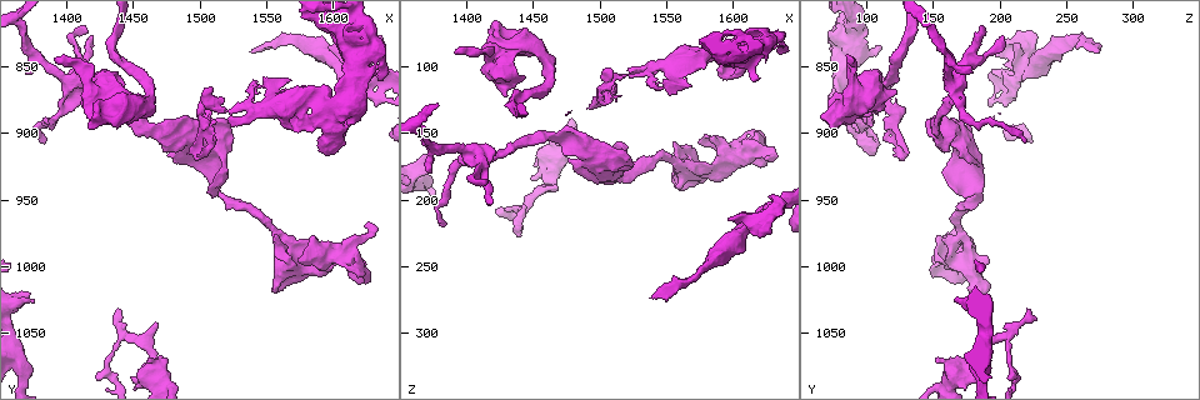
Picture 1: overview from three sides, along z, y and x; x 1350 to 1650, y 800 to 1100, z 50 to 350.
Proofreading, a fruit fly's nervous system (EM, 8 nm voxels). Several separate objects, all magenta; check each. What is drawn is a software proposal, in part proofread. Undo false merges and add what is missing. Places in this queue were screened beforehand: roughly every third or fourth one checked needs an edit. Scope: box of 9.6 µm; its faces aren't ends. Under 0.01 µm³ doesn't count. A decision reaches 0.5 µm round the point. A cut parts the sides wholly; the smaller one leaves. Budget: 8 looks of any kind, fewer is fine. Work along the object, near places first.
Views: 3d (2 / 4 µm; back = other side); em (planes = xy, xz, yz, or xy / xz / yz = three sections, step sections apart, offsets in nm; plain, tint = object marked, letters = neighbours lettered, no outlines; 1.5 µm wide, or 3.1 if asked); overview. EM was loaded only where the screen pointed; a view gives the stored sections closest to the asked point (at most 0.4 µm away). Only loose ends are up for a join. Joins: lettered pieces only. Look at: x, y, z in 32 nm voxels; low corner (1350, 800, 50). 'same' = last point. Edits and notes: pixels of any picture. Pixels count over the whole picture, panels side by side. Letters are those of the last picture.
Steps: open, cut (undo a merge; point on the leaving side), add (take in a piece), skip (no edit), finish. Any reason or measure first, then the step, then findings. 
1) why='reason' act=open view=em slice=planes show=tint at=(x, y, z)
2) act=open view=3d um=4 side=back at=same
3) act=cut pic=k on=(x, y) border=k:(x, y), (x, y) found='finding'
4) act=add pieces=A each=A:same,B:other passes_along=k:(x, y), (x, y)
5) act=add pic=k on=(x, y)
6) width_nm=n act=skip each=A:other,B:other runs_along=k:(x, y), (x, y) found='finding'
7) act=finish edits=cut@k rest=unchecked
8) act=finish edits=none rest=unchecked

why='branch stops here' act=open view=em slice=xz step=4 show=tint at=(1392, 842, 88)

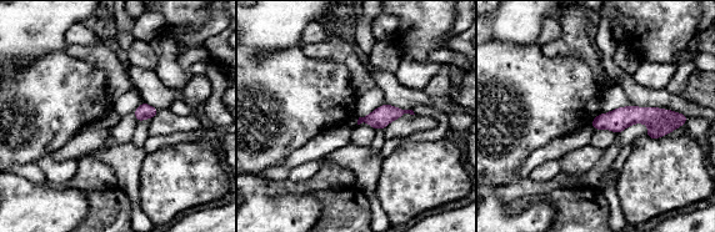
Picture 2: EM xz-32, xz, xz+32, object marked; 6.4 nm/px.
why='what lies round it' act=open view=em slice=xz step=4 show=letters at=same

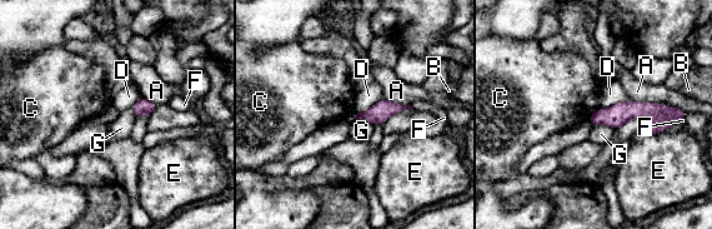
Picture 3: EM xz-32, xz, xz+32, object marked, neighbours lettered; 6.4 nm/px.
act=skip each=A:other,B:other,C:other,D:other,E:other,F:other,G:other runs_along=3:(593, 118), (650, 111), (668, 123) found='no lettered piece goes on from it'

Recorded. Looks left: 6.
why='branch stops here' act=open view=3d um=2 at=(1540, 838, 274)

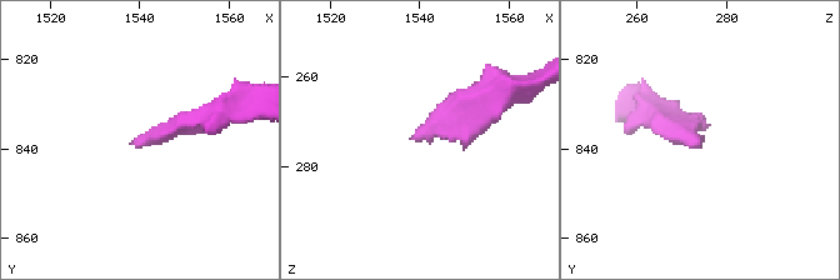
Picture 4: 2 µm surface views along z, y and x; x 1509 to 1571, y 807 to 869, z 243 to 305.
why='now the EM' act=open view=em slice=planes show=letters at=(1538, 838, 275)

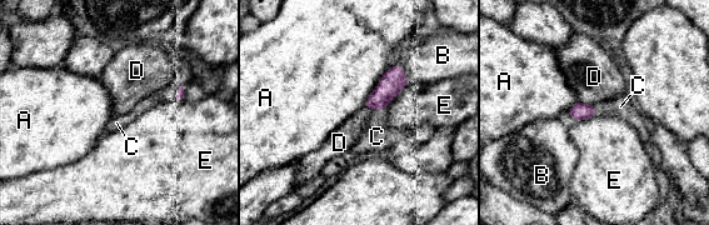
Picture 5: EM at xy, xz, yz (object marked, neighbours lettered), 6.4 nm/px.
width_nm=100 act=add pieces=C each=A:other,B:other,C:same,D:other,E:other passes_along=5:(179, 98), (178, 93), (170, 93) found='it goes on there'

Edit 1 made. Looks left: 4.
act=finish edits=add@5 rest=unchecked

